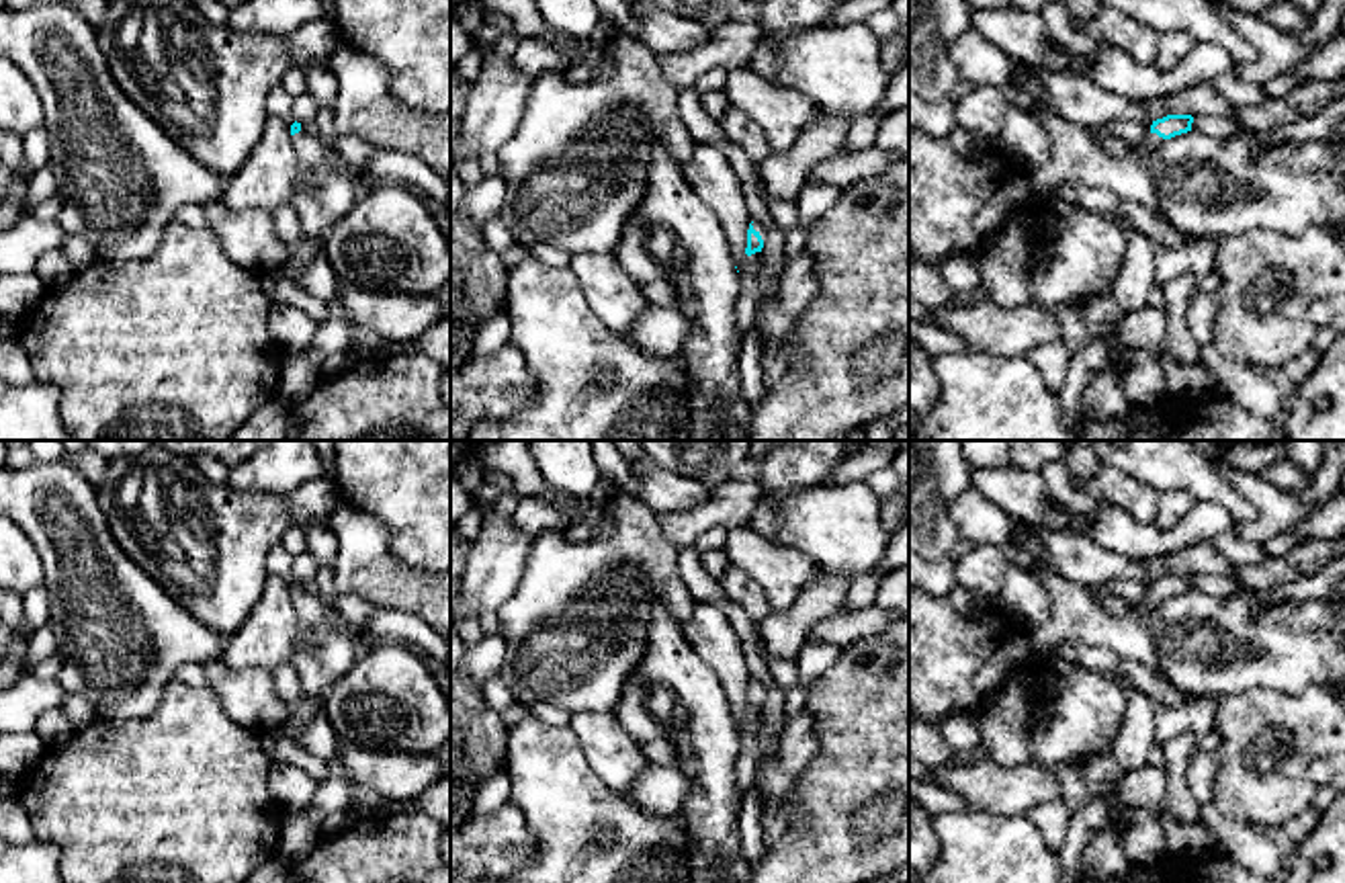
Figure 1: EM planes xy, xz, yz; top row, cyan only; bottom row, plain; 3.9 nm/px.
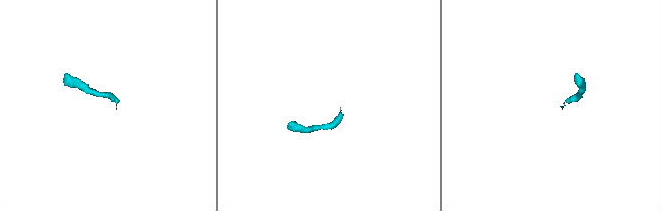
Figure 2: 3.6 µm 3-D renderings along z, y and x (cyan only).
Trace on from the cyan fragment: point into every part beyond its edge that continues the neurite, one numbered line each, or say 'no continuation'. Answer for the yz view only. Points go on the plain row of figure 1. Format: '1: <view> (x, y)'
1: yz (1075, 615)

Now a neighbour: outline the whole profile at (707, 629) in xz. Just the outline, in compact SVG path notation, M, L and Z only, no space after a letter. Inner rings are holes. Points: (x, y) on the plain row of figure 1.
M694 602L682 633L698 658L717 674L739 733L760 733L764 729L764 713L745 713L751 676L743 645L729 619L710 602Z

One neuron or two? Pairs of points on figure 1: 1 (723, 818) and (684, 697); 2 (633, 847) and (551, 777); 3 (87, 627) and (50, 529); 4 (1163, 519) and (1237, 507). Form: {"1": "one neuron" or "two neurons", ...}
{"1": "one neuron", "2": "one neuron", "3": "one neuron", "4": "two neurons"}

